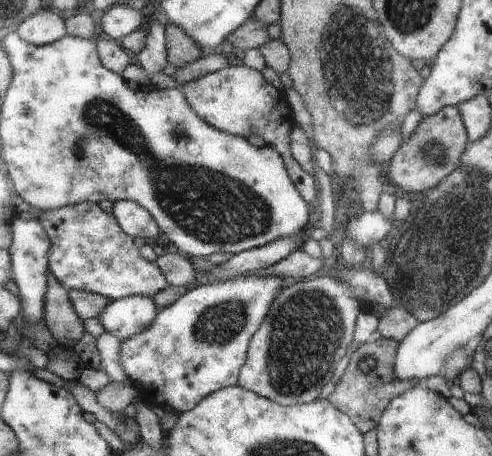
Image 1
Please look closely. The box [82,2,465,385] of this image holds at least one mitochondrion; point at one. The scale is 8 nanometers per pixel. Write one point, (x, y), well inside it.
(218, 324)

